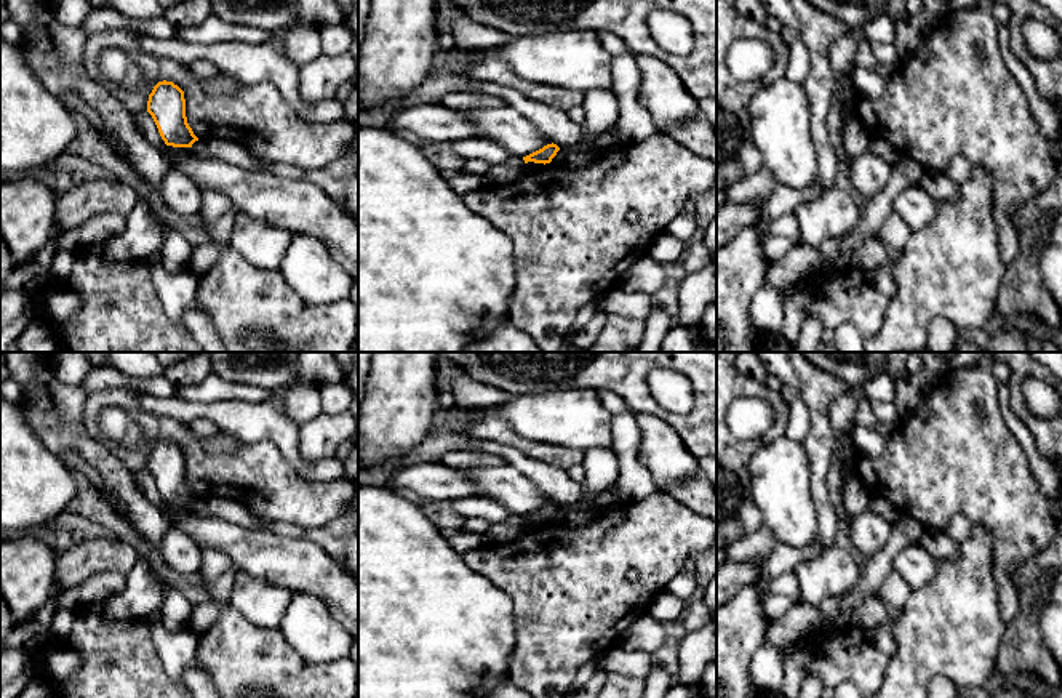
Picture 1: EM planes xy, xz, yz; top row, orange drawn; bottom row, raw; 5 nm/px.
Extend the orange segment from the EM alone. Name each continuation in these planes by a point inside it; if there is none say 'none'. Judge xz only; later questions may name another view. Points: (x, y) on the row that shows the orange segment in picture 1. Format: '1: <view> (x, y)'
none

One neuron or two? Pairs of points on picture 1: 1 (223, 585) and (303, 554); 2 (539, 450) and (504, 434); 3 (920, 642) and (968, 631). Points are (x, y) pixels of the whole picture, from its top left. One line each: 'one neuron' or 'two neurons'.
1: two neurons
2: one neuron
3: one neuron

